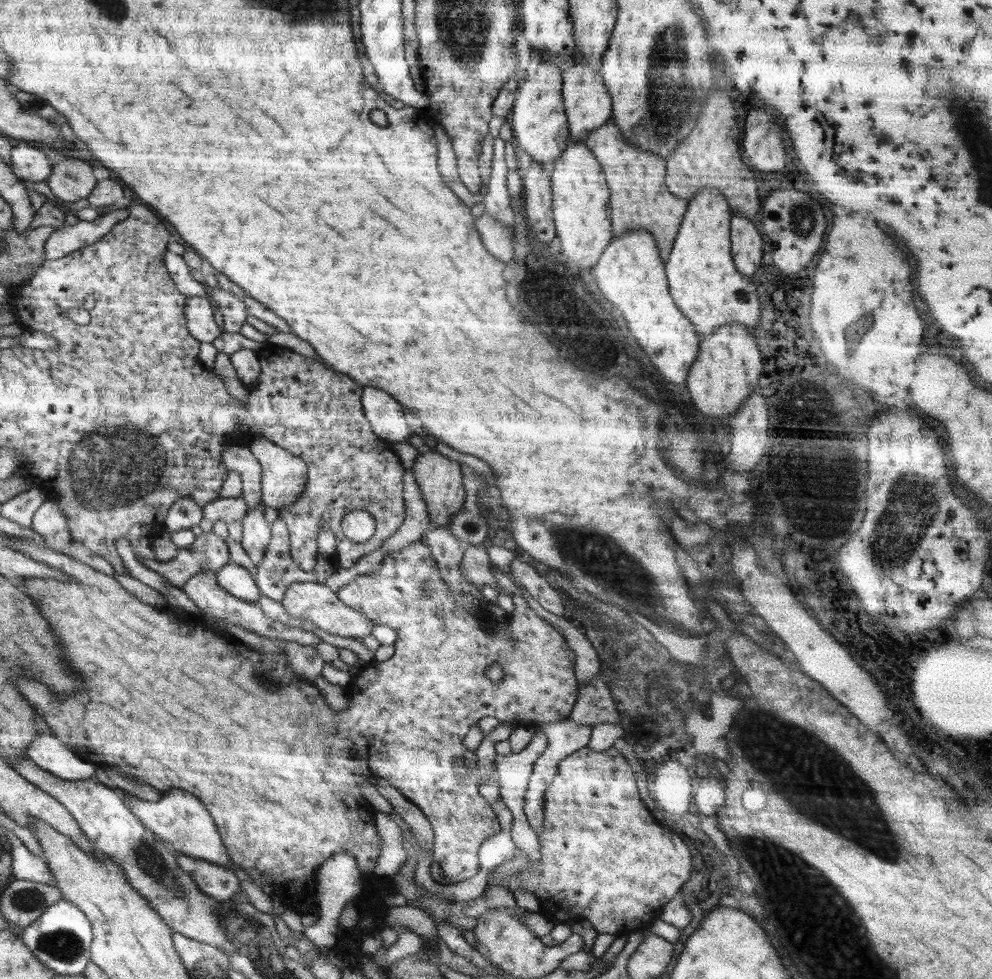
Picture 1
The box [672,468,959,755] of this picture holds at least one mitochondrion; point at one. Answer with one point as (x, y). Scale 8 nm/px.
(918, 500)

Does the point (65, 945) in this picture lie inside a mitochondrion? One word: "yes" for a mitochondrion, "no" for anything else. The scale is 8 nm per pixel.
yes

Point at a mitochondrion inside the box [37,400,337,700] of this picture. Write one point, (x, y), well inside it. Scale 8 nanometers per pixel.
(107, 470)

